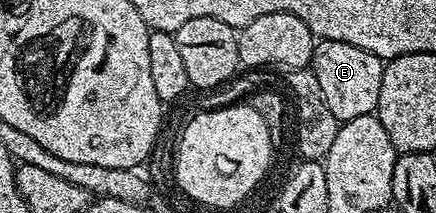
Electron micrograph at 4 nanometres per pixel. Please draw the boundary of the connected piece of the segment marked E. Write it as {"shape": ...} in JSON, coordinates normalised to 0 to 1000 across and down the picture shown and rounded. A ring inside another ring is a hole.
{"shape":[[[736,183],[720,207],[713,319],[722,371],[732,371],[741,465],[750,465],[750,502],[773,568],[789,577],[805,559],[823,559],[823,540],[862,535],[869,408],[878,408],[878,333],[883,329],[883,291],[862,249],[833,239],[833,221],[814,221],[805,202],[778,202],[771,183]]]}

